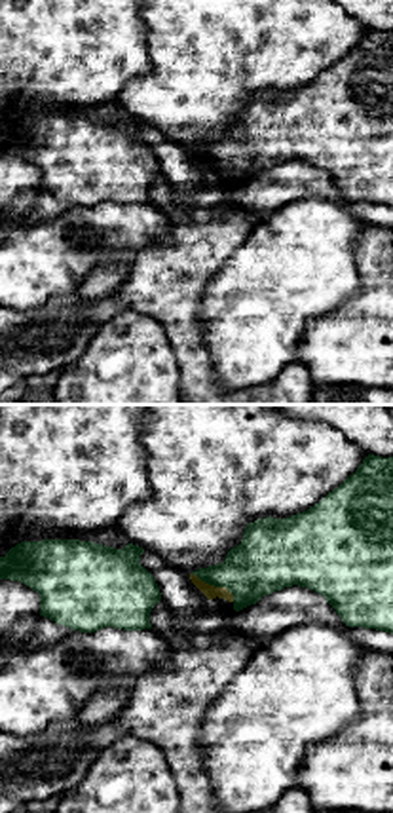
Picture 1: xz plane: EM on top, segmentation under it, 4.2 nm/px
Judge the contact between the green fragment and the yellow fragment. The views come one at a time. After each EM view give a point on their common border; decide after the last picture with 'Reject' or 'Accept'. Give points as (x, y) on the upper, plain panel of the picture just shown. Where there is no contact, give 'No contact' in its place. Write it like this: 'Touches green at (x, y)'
Touches green at (215, 160)

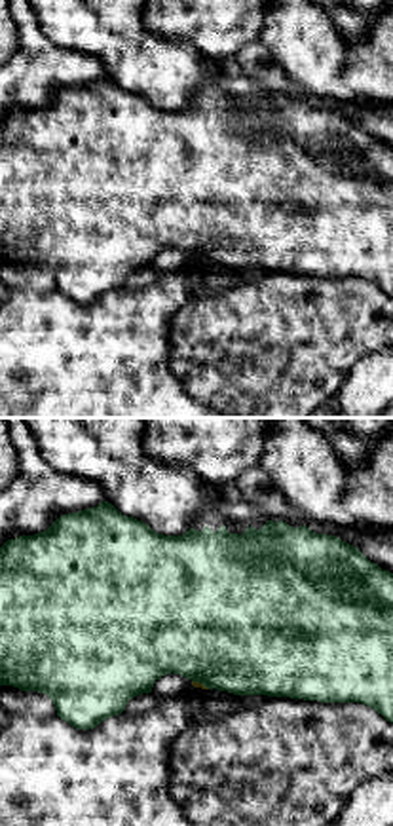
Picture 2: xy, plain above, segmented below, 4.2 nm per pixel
Touches green at (202, 257)

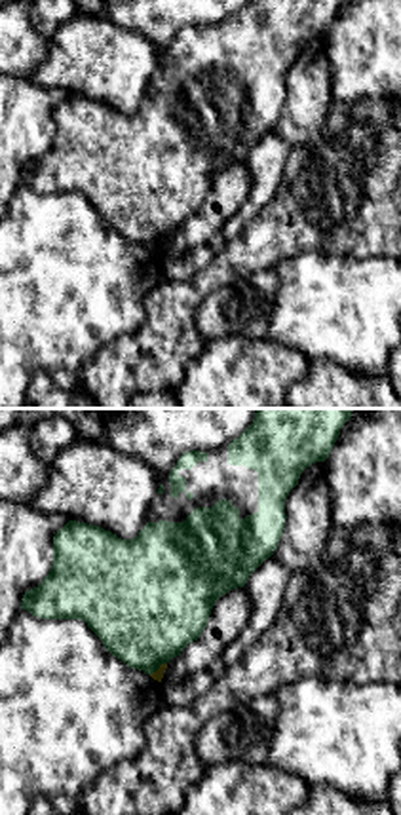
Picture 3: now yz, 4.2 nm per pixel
Touches green at (158, 242)

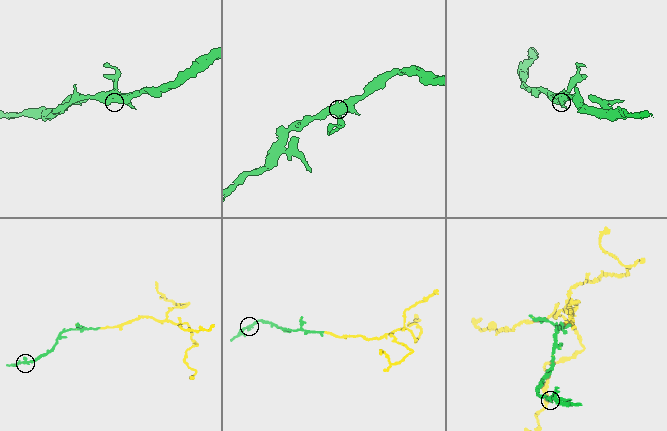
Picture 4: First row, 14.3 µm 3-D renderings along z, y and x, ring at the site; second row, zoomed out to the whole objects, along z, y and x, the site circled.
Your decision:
Accept

